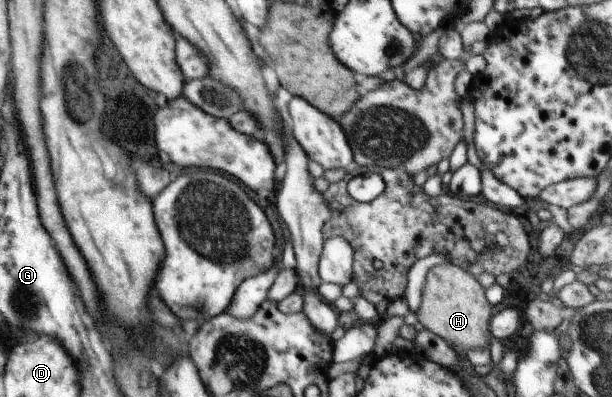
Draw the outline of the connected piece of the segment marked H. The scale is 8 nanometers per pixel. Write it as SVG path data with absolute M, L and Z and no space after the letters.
M448 261L429 269L422 288L422 302L415 313L417 321L461 354L474 349L489 349L494 338L490 333L491 313L492 305L476 276Z

